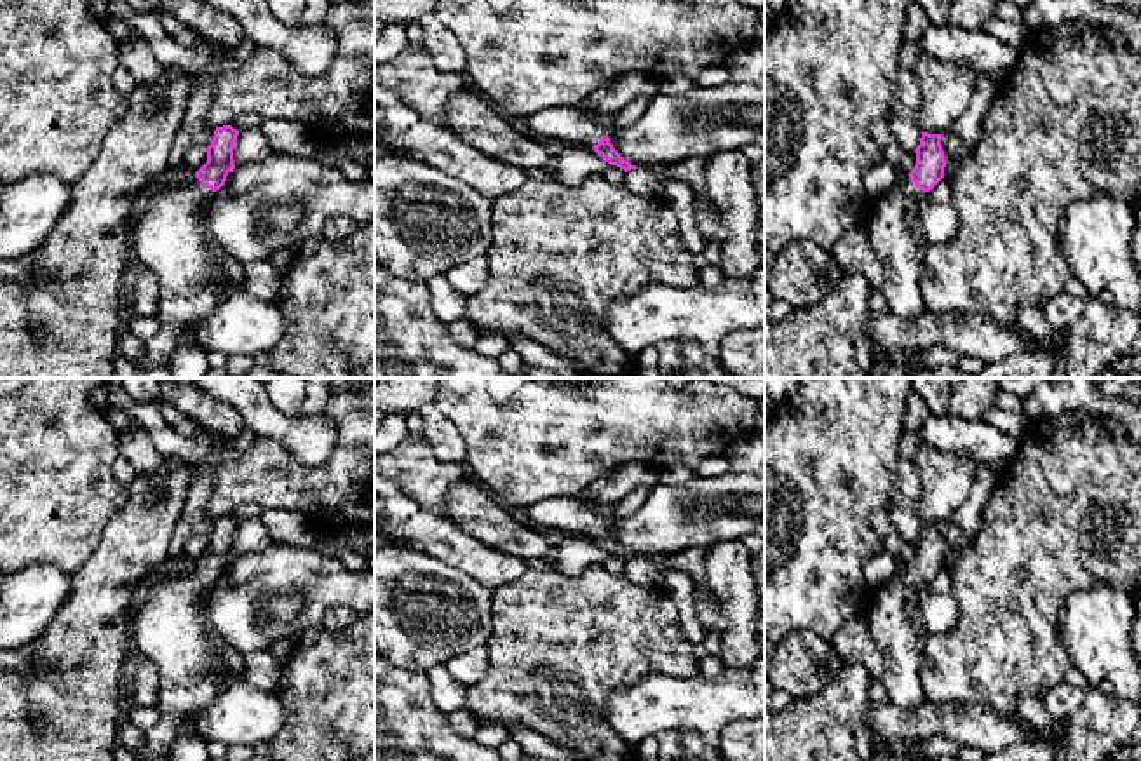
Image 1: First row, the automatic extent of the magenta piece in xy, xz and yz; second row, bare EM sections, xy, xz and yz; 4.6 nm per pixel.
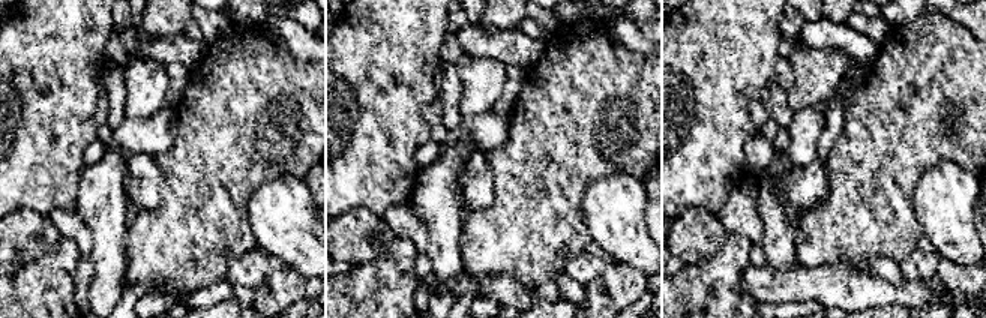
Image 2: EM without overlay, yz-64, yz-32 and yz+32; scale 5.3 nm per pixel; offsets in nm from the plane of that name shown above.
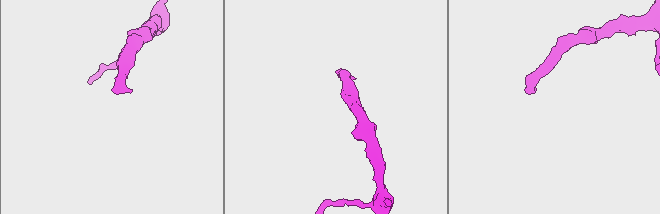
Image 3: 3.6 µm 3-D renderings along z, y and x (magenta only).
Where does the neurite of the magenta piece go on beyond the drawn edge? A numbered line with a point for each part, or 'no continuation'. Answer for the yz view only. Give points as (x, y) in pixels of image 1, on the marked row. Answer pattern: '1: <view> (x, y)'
1: yz (892, 235)

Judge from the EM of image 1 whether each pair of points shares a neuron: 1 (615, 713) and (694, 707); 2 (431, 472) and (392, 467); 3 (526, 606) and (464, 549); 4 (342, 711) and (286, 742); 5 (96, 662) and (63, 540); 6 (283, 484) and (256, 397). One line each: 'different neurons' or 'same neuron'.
1: same neuron
2: same neuron
3: different neurons
4: same neuron
5: different neurons
6: different neurons

